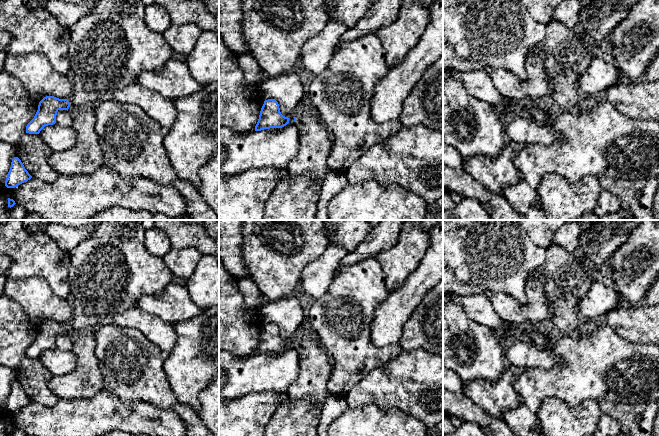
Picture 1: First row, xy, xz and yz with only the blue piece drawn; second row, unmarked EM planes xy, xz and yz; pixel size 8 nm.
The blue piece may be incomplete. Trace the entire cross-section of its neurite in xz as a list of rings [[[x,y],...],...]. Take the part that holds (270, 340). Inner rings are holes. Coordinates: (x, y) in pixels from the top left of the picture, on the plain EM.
[[[275,323],[264,325],[255,355],[270,352],[282,352],[289,347],[289,342],[281,338],[279,328]]]

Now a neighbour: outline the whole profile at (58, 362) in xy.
[[[55,347],[45,350],[39,360],[53,377],[57,377],[73,371],[76,367],[77,357],[72,351],[63,351]]]

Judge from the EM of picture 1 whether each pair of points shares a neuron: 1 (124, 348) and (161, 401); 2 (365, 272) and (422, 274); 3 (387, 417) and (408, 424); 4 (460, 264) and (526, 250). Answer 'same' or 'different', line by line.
1: same
2: different
3: same
4: same

